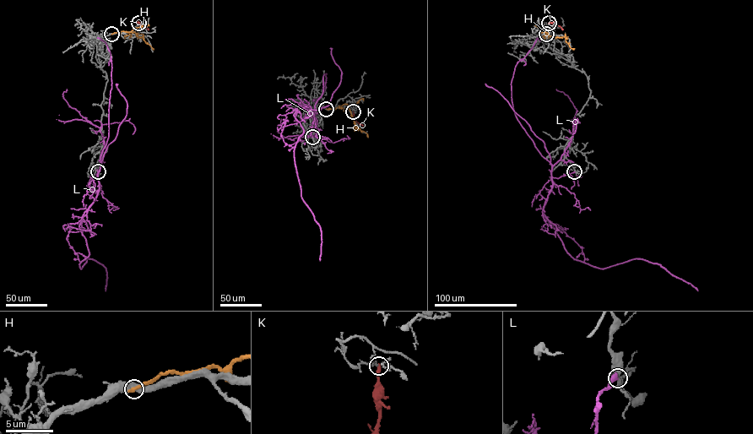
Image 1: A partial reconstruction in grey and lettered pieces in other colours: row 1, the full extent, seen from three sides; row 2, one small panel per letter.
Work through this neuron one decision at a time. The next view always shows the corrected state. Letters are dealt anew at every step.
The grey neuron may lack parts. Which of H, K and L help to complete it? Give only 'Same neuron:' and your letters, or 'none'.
Same neuron: none

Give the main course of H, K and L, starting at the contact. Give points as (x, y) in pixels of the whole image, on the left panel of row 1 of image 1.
H: (111, 34), (134, 32), (154, 48)
K: (138, 23), (148, 29)
L: (98, 172), (99, 191), (79, 224), (89, 252), (79, 266), (92, 258), (105, 268), (105, 291)

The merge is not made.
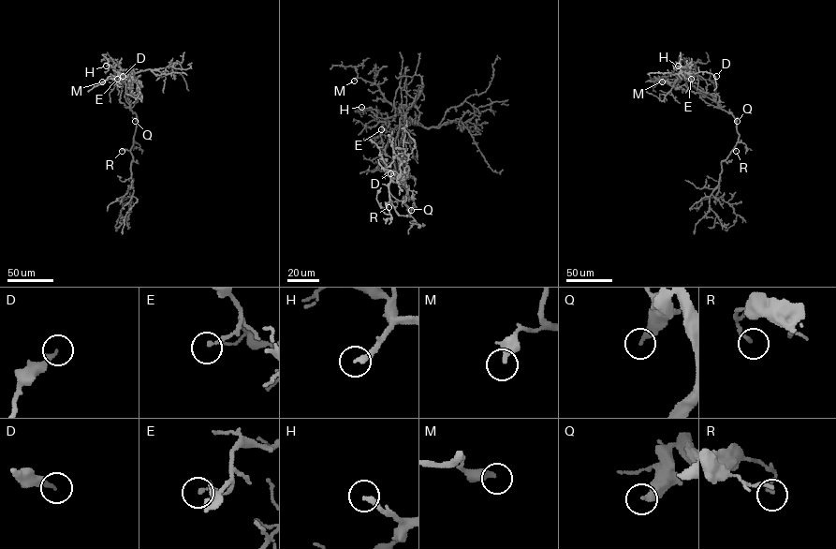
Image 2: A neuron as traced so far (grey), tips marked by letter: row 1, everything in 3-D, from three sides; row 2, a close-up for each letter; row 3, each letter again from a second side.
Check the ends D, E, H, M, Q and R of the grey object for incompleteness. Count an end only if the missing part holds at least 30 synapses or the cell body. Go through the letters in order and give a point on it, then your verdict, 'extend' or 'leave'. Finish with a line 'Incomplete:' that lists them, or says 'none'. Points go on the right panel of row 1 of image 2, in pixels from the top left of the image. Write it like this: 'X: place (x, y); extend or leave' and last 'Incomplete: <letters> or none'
D: place (716, 76); leave
E: place (691, 79); leave
H: place (678, 66); leave
M: place (662, 81); leave
Q: place (737, 121); leave
R: place (736, 151); leave
Incomplete: none

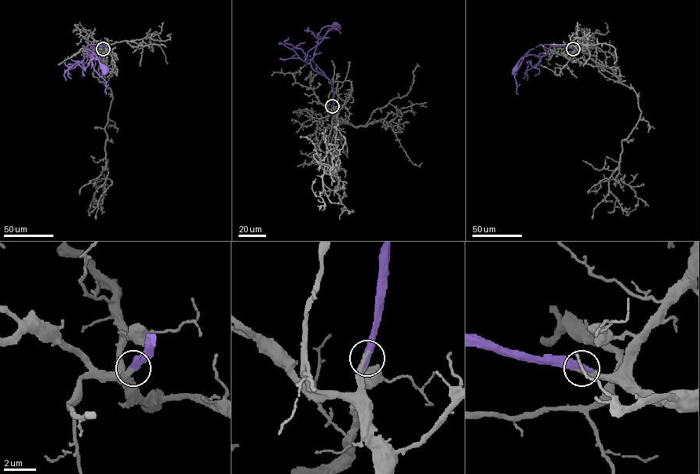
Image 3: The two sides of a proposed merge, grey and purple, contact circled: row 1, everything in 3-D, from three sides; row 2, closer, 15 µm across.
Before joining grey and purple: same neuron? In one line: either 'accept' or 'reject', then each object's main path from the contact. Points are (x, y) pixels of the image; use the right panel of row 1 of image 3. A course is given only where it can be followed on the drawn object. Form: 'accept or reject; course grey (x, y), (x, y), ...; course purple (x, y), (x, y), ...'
accept; course grey (573, 48), (587, 53), (637, 97), (640, 117), (621, 140), (616, 177), (638, 199), (625, 214); course purple (573, 48), (551, 46), (542, 56), (526, 53), (515, 68)

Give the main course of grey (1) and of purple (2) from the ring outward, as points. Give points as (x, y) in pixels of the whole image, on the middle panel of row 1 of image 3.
1: (332, 106), (326, 154), (346, 195), (337, 193), (337, 170), (324, 167), (319, 196), (315, 178)
2: (332, 106), (333, 88), (332, 83), (313, 69), (310, 60), (316, 45), (329, 30), (336, 28)

